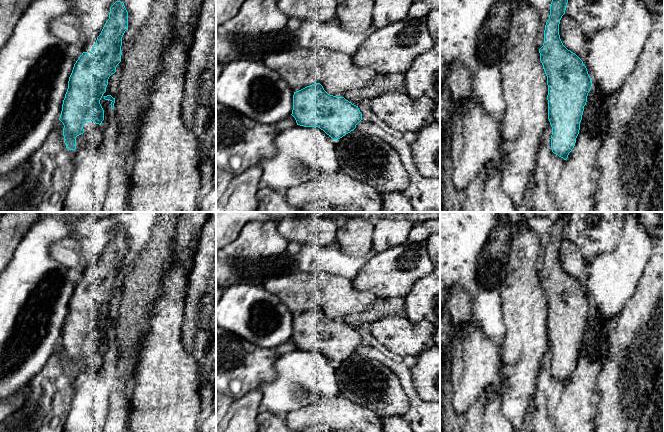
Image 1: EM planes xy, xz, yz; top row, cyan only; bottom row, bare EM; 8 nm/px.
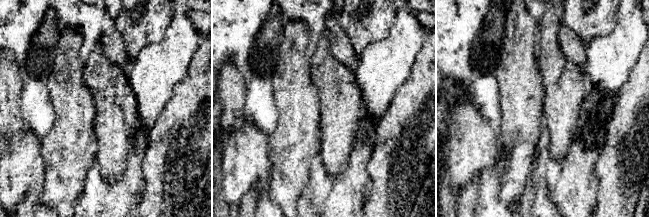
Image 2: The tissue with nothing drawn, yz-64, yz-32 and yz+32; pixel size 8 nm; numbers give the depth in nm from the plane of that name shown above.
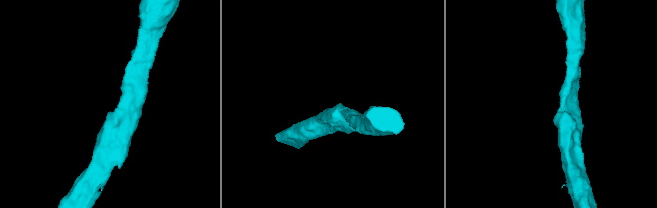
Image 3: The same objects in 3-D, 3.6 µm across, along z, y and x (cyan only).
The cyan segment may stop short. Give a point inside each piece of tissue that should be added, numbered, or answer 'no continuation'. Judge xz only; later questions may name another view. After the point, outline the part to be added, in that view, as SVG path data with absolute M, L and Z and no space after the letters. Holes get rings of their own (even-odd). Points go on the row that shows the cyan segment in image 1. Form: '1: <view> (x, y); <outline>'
no continuation

